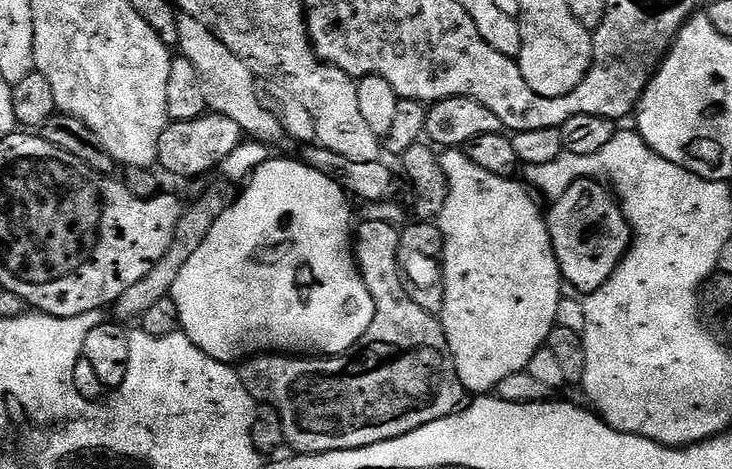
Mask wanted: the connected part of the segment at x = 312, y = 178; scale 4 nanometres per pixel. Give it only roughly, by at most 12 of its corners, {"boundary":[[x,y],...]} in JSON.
{"boundary":[[269,158],[172,287],[223,364],[374,322],[349,193]]}

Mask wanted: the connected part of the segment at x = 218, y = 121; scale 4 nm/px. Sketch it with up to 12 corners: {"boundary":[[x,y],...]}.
{"boundary":[[205,114],[172,122],[156,164],[172,176],[216,172],[244,139],[238,122]]}

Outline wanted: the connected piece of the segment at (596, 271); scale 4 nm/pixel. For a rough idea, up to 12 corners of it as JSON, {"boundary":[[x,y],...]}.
{"boundary":[[576,180],[547,209],[561,277],[597,292],[632,225],[611,191]]}

